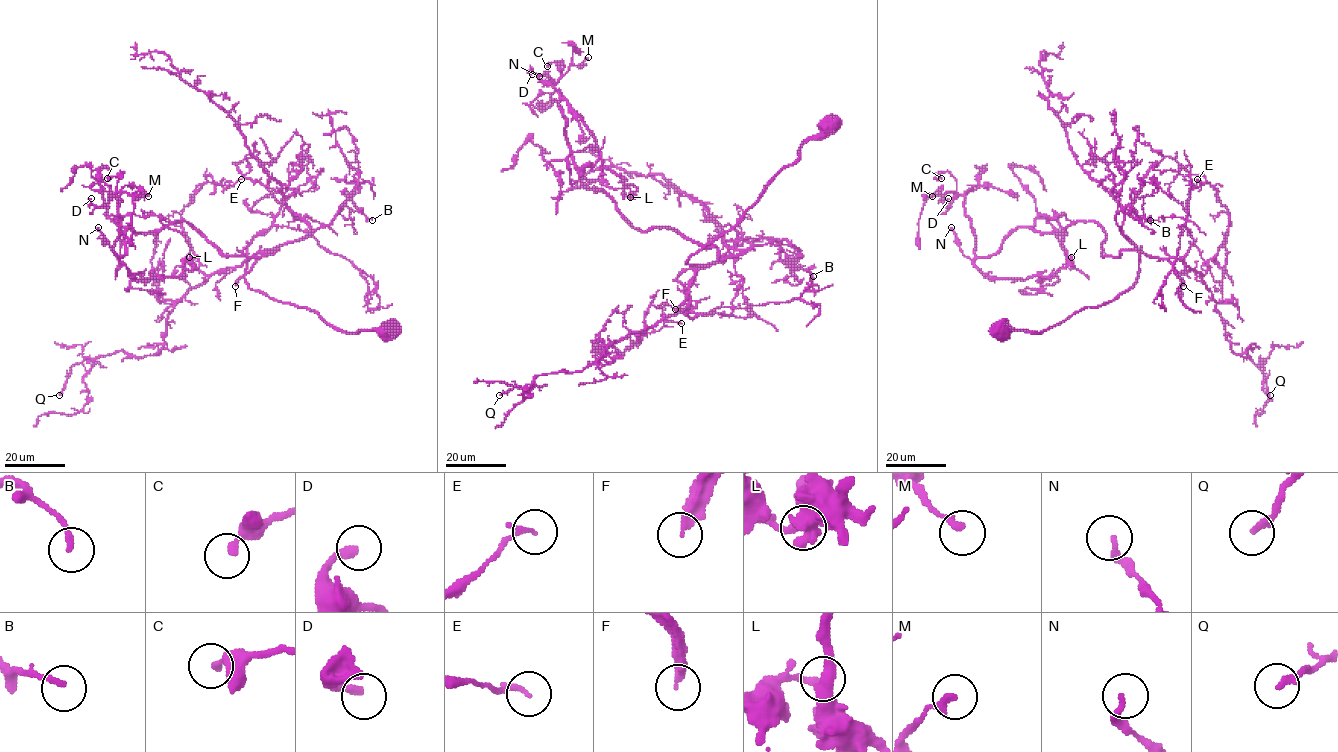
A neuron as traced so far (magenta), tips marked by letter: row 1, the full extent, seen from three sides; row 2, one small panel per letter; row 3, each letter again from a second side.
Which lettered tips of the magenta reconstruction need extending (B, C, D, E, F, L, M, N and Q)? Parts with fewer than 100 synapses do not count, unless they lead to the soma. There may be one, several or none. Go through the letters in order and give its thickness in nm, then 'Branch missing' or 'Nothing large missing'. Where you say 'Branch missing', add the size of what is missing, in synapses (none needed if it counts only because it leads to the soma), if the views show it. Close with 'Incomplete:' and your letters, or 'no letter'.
B: Thickness 180 nm. Nothing large missing
C: Thickness 240 nm. Nothing large missing
D: Thickness 280 nm. Nothing large missing
E: Thickness 160 nm. Nothing large missing
F: Thickness 240 nm. Branch missing. Roughly 300 synapses
L: Thickness 200 nm. Nothing large missing
M: Thickness 240 nm. Nothing large missing
N: Thickness 240 nm. Nothing large missing
Q: Thickness 200 nm. Nothing large missing
Incomplete: F

